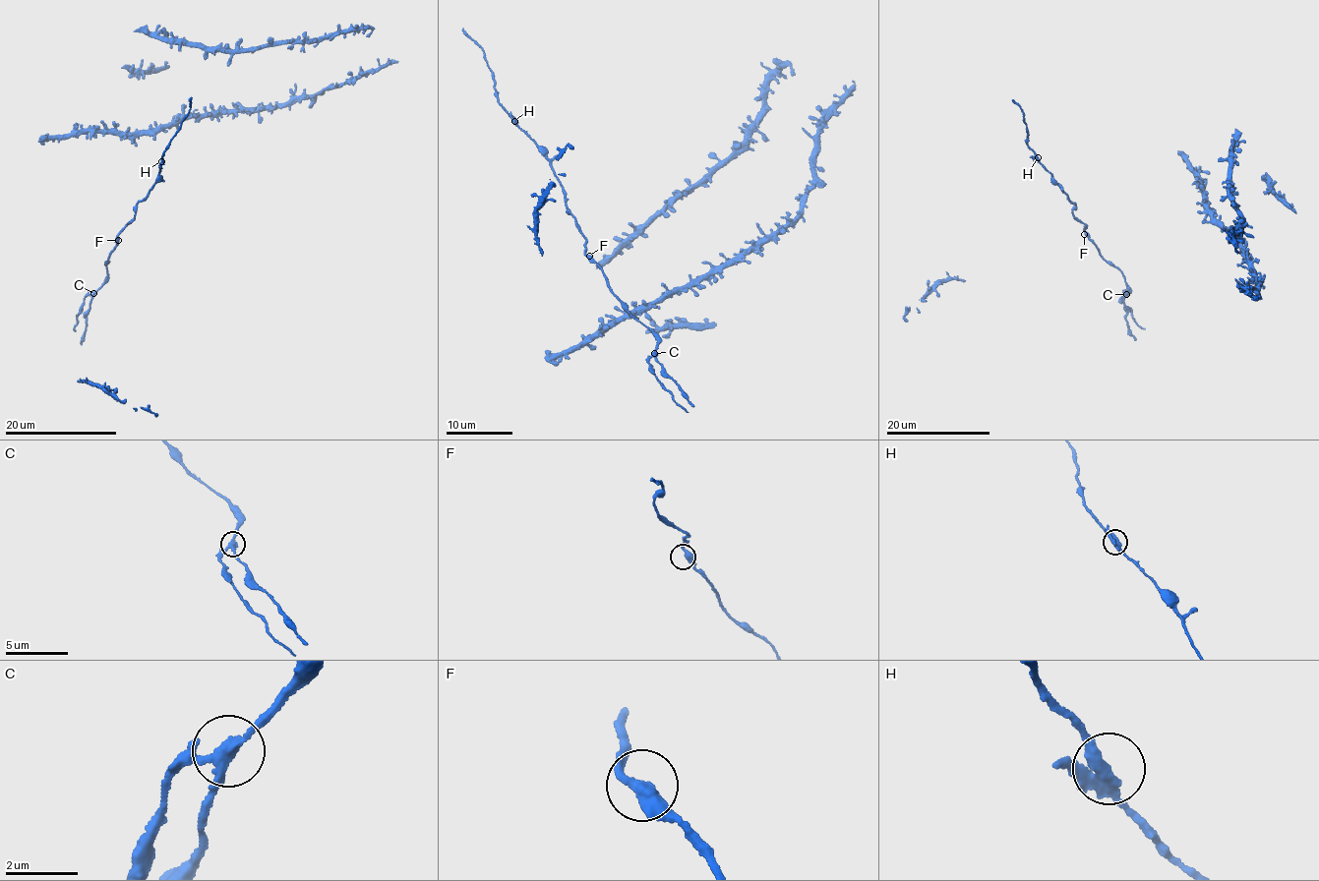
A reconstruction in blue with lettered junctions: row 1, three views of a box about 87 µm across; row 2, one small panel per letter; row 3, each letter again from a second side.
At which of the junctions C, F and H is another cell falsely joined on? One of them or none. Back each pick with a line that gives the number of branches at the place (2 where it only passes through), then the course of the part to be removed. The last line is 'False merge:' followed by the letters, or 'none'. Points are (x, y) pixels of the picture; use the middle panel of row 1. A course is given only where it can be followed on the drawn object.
C: 3 branches meet; foreign part runs (655, 353), (648, 362), (657, 378), (678, 404), (688, 412)
False merge: C

